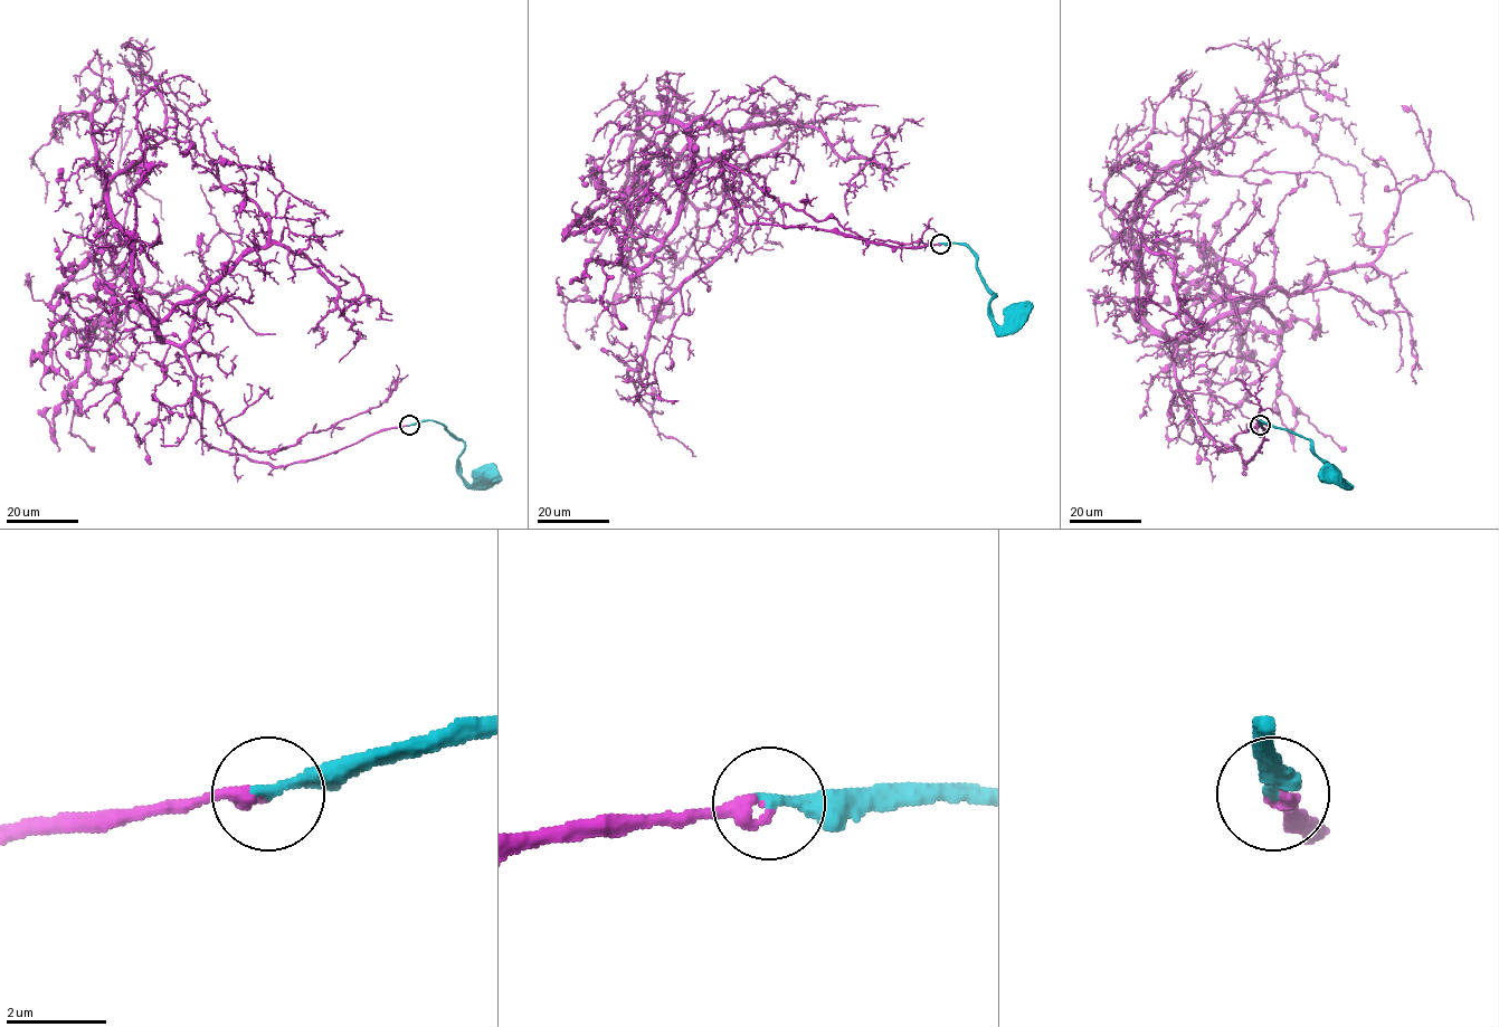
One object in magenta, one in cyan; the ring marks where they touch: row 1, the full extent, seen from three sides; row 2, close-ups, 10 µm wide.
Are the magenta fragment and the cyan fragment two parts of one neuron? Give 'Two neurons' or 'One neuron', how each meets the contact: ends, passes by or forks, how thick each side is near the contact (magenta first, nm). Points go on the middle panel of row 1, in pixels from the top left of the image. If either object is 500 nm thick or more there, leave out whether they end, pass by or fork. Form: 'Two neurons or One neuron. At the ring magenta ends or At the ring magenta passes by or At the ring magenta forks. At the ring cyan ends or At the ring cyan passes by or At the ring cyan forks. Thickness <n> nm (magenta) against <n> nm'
One neuron. At the ring magenta ends. At the ring cyan ends. Thickness 260 nm (magenta) against 220 nm

